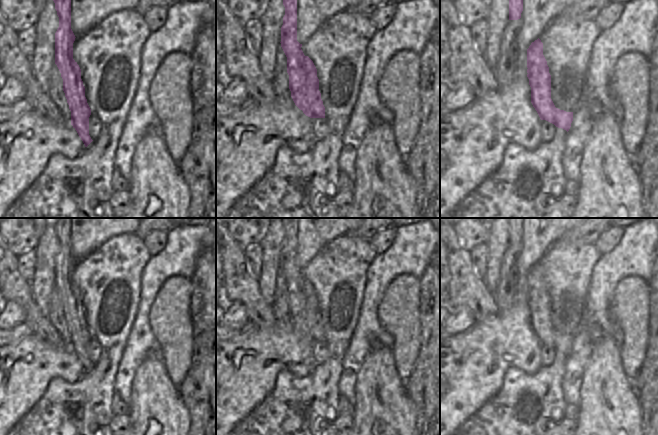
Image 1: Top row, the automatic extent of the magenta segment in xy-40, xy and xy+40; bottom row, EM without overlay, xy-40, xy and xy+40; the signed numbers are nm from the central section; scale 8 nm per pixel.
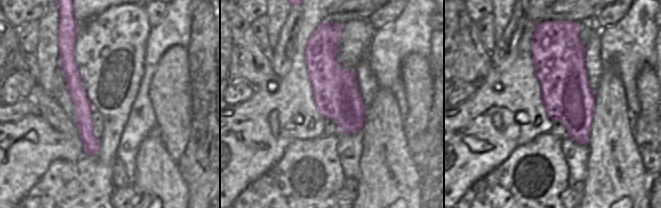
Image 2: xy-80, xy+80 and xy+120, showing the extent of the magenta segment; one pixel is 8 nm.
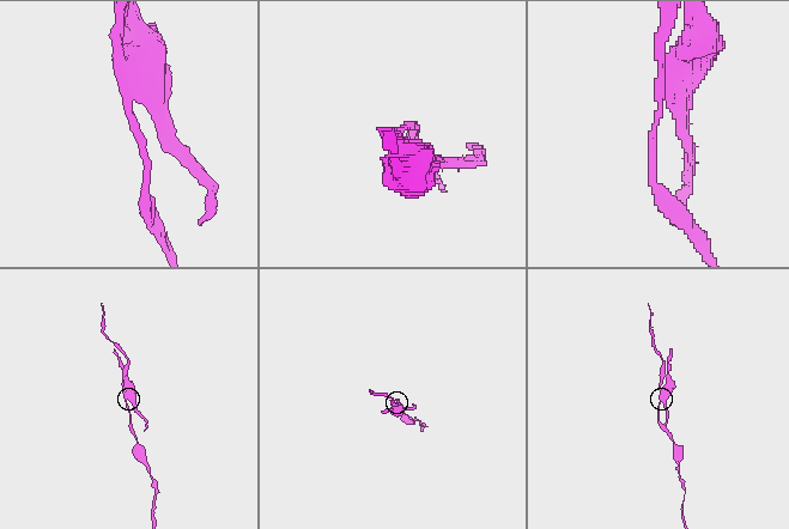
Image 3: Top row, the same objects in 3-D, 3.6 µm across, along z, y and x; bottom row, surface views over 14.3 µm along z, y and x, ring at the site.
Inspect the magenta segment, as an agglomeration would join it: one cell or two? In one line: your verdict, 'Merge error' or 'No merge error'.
Merge error

